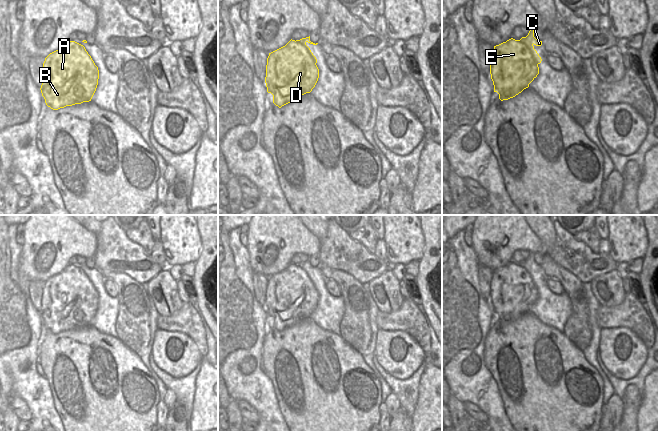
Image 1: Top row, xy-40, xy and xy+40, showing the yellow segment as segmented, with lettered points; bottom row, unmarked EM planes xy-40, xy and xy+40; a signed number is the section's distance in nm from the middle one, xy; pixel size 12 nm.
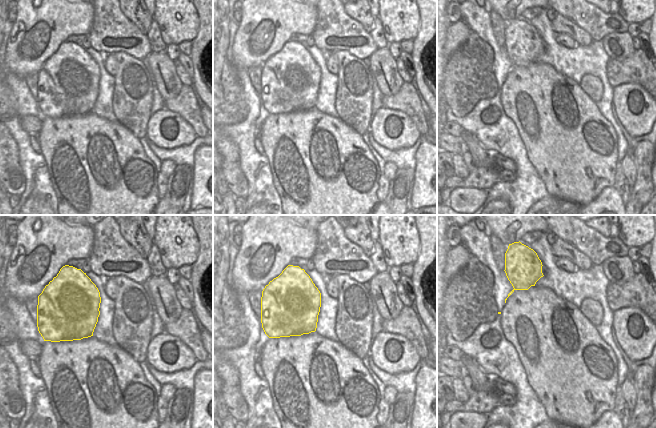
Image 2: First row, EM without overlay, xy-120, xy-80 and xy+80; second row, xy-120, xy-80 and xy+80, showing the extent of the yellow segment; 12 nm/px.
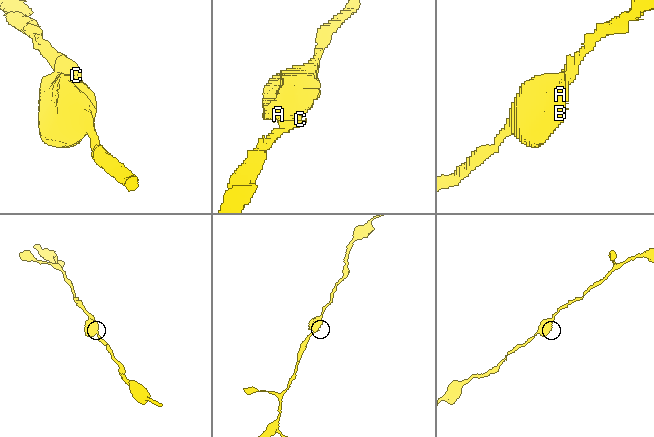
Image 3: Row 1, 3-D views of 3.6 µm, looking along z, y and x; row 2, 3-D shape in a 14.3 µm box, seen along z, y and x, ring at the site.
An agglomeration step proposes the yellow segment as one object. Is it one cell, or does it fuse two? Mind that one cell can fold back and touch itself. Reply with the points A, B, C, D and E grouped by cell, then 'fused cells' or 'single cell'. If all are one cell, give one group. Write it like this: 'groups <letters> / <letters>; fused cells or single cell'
groups A B C D E; single cell

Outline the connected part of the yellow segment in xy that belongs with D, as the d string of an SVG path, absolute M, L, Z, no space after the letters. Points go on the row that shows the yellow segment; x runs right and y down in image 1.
M310 36L300 40L290 40L285 46L269 53L266 65L265 83L267 92L273 95L273 103L282 106L310 93L319 78L317 59L306 43L317 45L310 41Z

